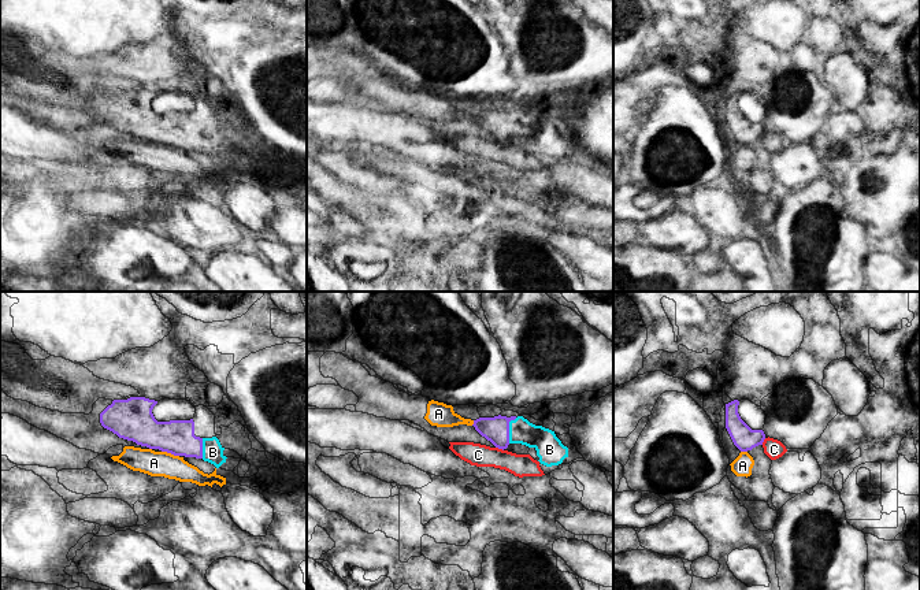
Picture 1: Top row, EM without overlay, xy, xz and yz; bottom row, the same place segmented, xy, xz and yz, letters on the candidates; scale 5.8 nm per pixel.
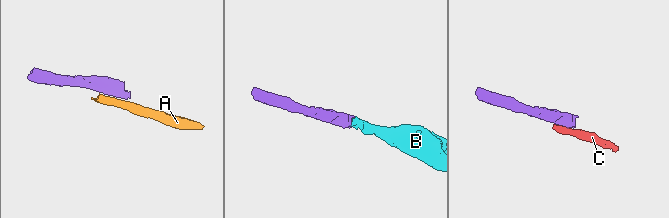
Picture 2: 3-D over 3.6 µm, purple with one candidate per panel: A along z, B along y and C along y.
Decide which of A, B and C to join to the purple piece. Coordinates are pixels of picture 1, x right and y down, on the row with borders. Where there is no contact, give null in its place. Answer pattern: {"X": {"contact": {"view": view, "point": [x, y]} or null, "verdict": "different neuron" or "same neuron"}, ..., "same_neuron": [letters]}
{"A": {"contact": {"view": "xy", "point": [170, 452]}, "verdict": "different neuron"}, "B": {"contact": {"view": "xz", "point": [508, 429]}, "verdict": "same neuron"}, "C": {"contact": {"view": "xz", "point": [500, 448]}, "verdict": "different neuron"}, "same_neuron": ["B"]}

